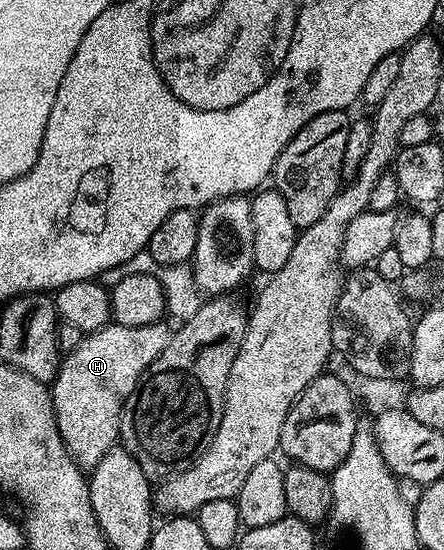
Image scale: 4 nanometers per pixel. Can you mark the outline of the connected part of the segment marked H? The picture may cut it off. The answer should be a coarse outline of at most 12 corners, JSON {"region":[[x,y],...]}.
{"region":[[163,321],[109,324],[63,355],[58,432],[90,472],[166,348]]}

